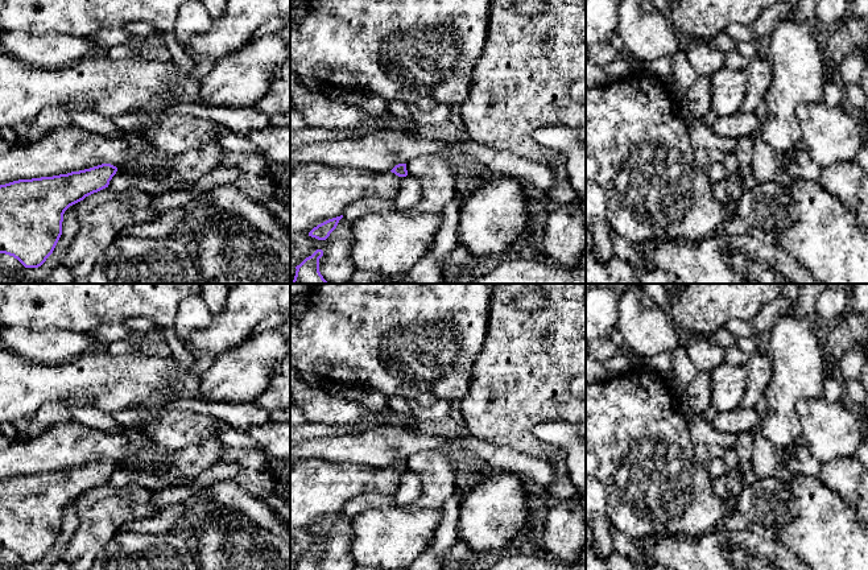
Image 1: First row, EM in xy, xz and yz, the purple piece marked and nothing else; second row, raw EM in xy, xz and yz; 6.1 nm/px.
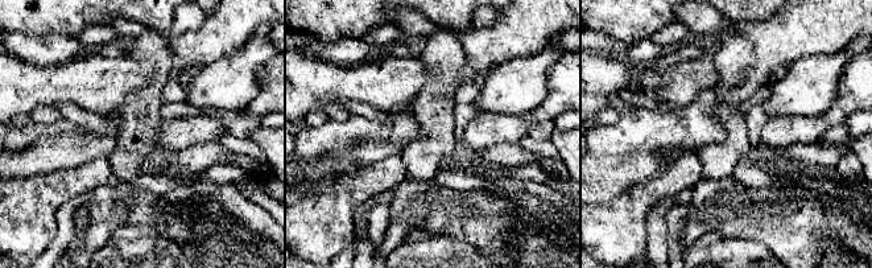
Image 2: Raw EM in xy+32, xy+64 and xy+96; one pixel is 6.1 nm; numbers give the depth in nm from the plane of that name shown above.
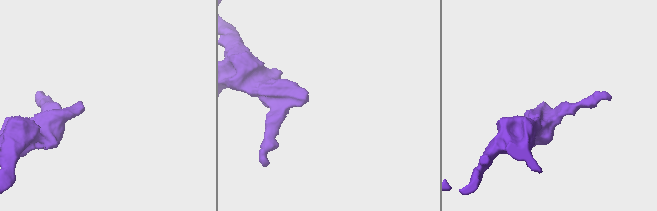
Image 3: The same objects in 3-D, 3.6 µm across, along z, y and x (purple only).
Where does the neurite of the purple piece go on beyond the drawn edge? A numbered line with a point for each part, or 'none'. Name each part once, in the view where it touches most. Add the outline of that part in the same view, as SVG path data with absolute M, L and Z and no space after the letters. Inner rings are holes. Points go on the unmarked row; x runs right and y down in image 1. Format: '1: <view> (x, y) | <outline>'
none

